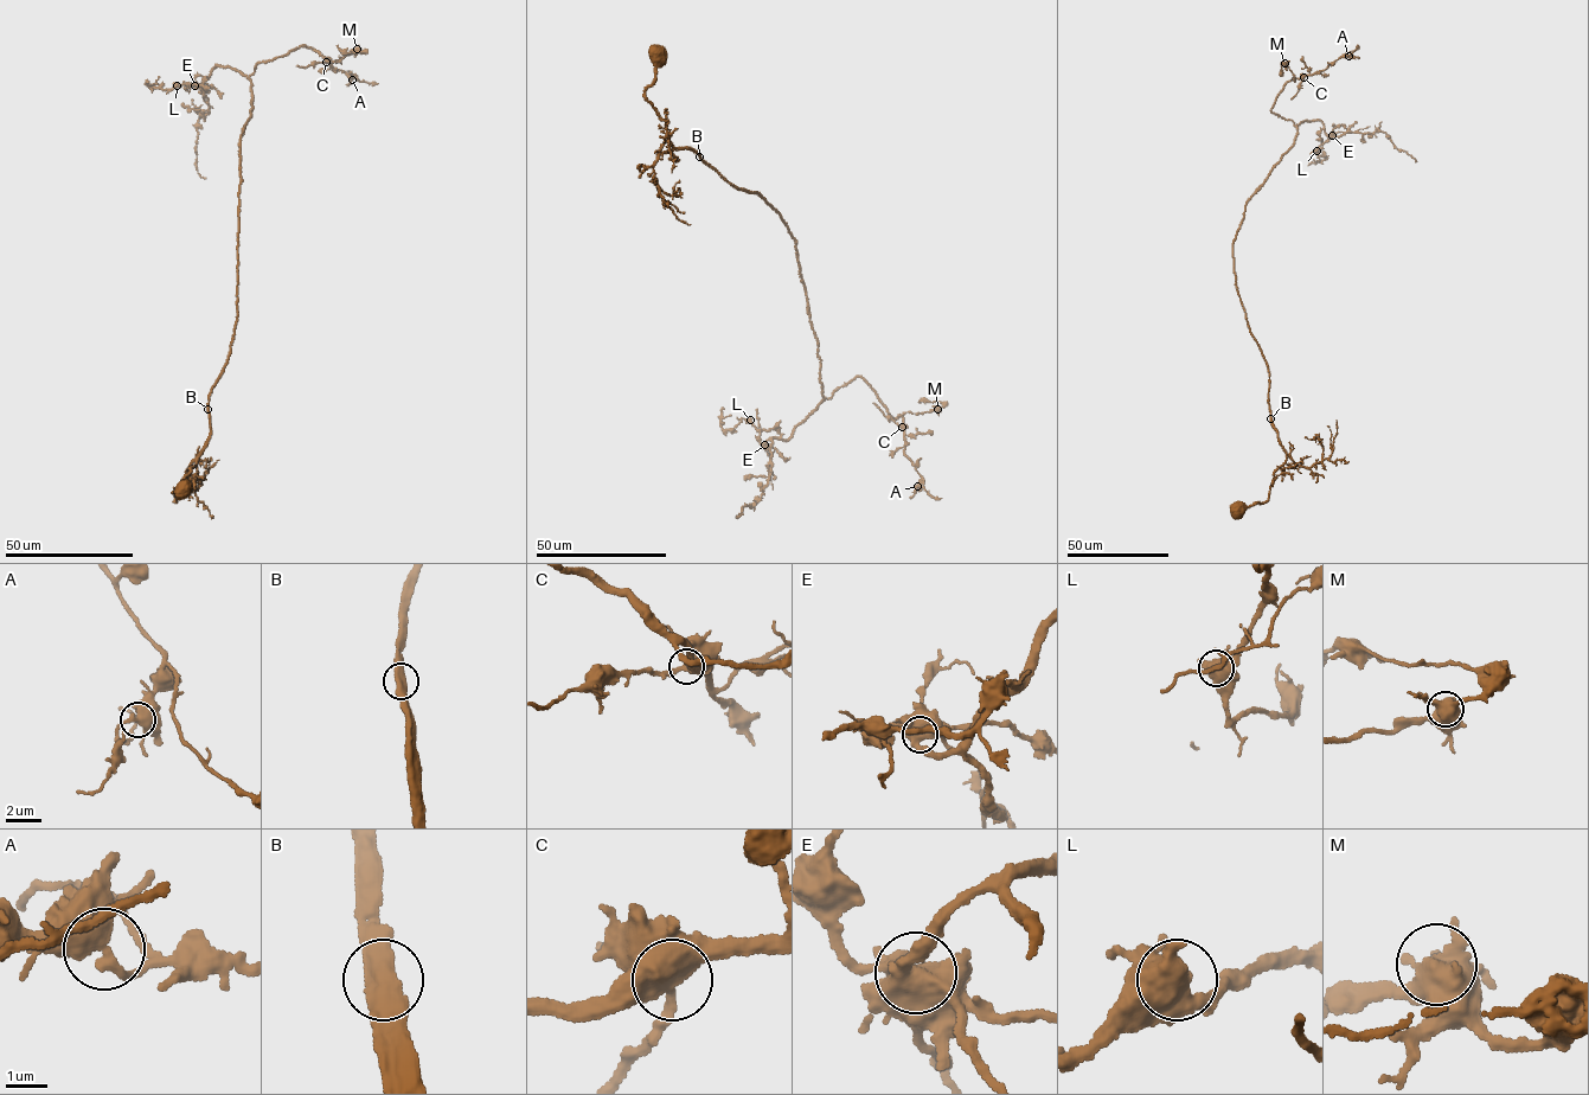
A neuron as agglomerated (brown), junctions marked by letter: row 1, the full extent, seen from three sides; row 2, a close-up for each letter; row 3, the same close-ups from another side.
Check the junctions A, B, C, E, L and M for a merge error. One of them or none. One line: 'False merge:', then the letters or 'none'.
False merge: E

